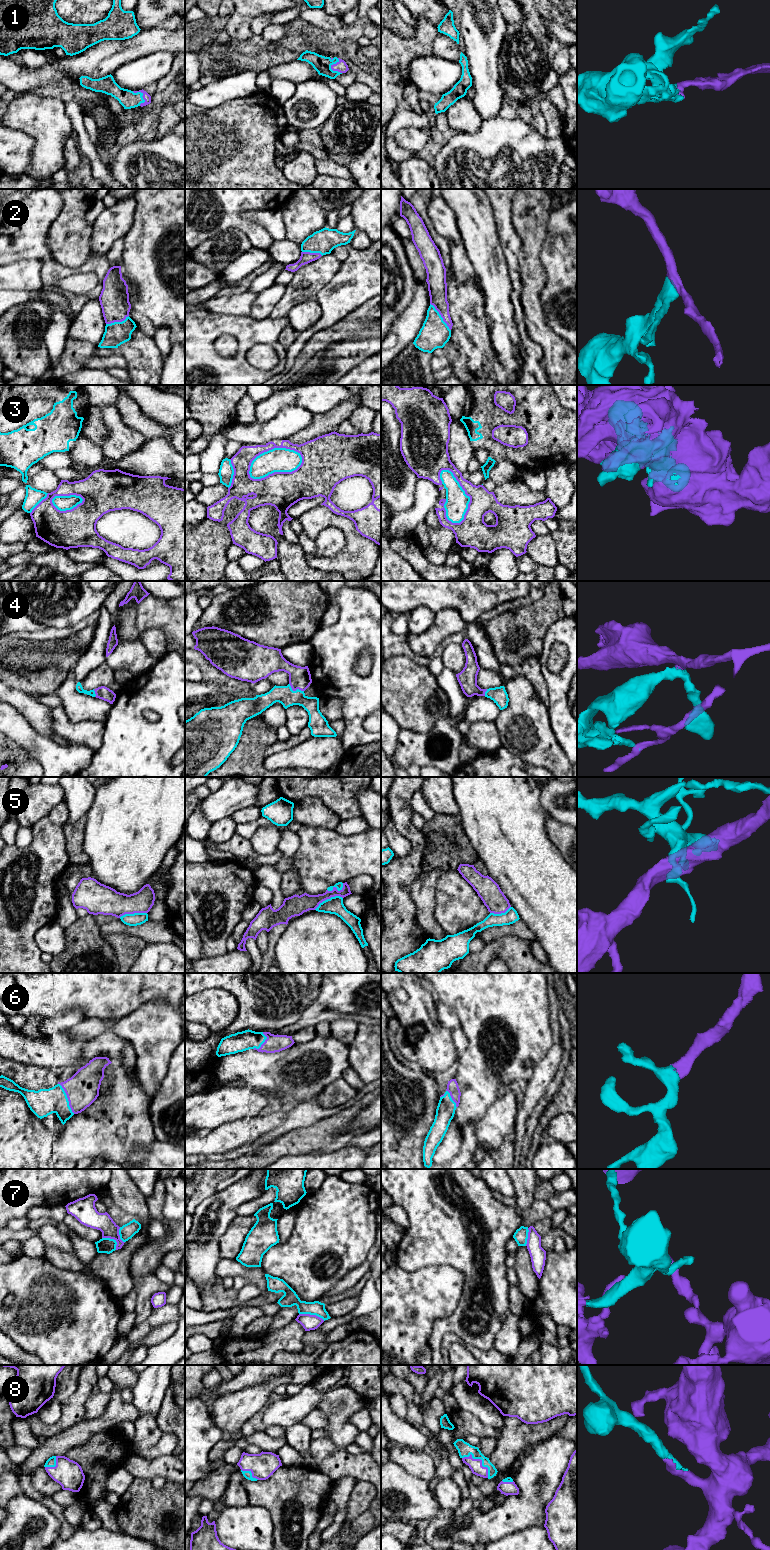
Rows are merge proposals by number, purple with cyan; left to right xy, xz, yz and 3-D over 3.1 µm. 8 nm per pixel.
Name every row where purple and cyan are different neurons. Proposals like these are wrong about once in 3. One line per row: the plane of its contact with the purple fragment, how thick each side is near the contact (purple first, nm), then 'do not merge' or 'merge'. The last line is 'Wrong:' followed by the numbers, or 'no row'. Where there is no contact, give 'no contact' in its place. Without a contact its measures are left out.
1: meets purple in xz; 90 nm thick on the purple side, 140 nm on the other; merge
2: meets purple in yz; 160 nm thick on the purple side, 240 nm on the other; merge
3: meets purple in xz; 280 nm thick on the purple side, 190 nm on the other; do not merge
4: meets purple in xz; 180 nm thick on the purple side, 150 nm on the other; merge
5: meets purple in xz; 150 nm thick on the purple side, 140 nm on the other; do not merge
6: meets purple in xy; 280 nm thick on the purple side, 220 nm on the other; merge
7: meets purple in xz; 130 nm thick on the purple side, 120 nm on the other; do not merge
8: meets purple in yz; 100 nm thick on the purple side, 110 nm on the other; merge
Wrong: 3, 5, 7

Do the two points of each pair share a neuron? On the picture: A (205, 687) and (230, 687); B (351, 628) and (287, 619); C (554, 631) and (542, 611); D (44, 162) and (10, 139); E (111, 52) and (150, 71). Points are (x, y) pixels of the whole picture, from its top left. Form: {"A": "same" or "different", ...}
{"A": "different", "B": "different", "C": "different", "D": "different", "E": "different"}

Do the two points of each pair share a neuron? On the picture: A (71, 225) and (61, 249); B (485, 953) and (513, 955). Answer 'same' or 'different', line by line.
A: same
B: same

